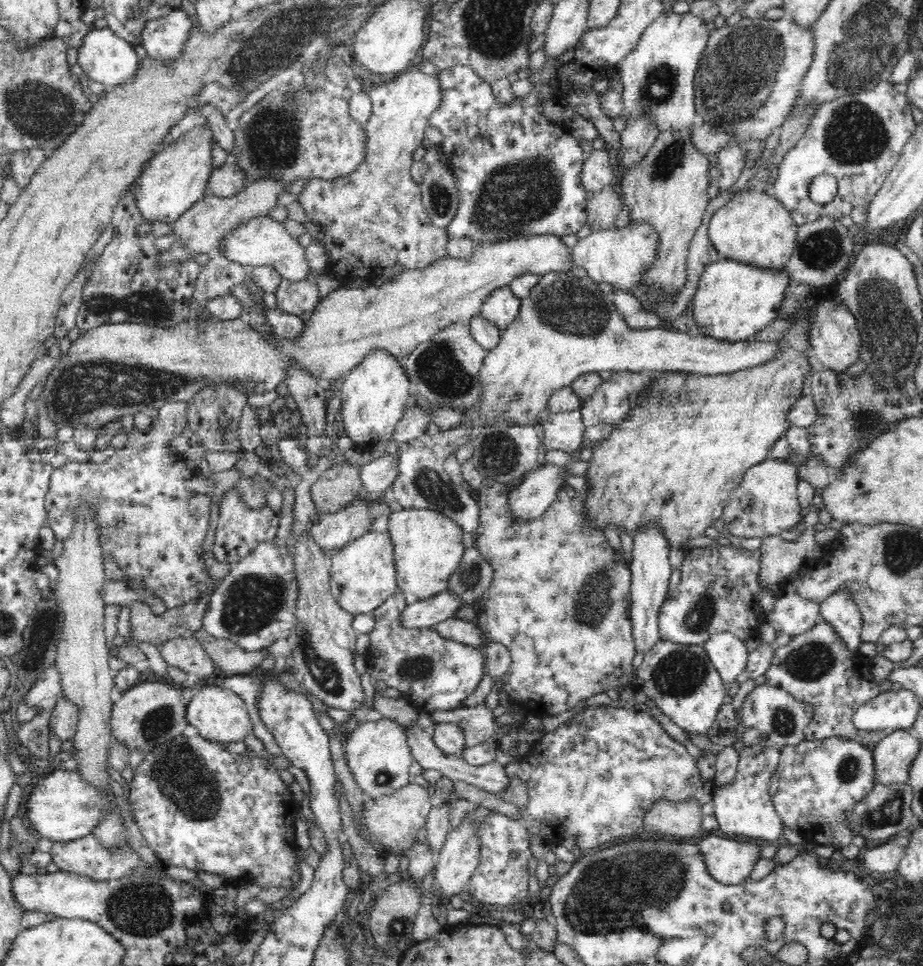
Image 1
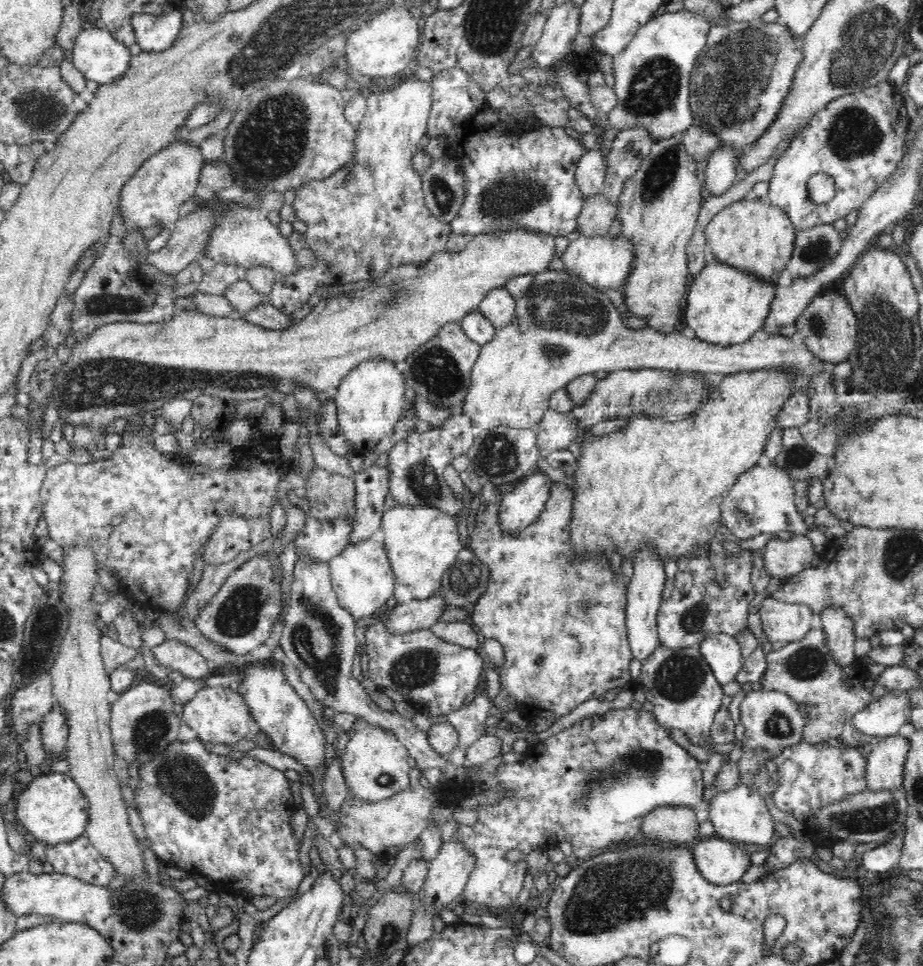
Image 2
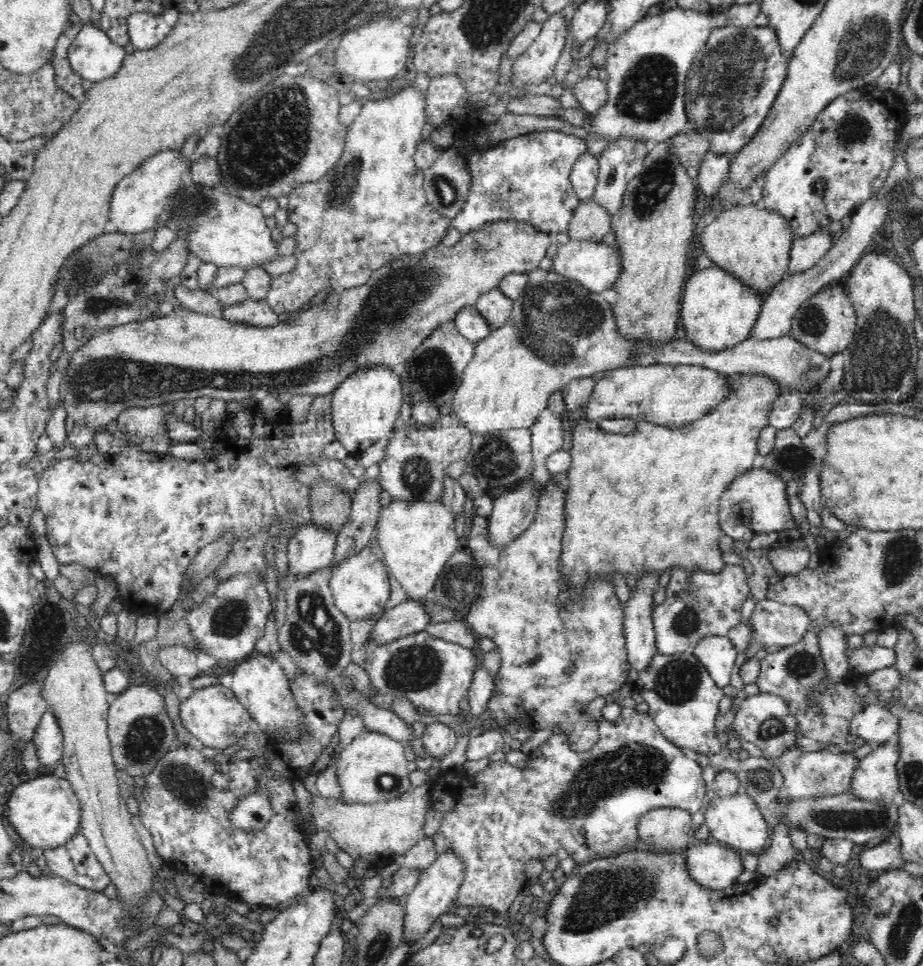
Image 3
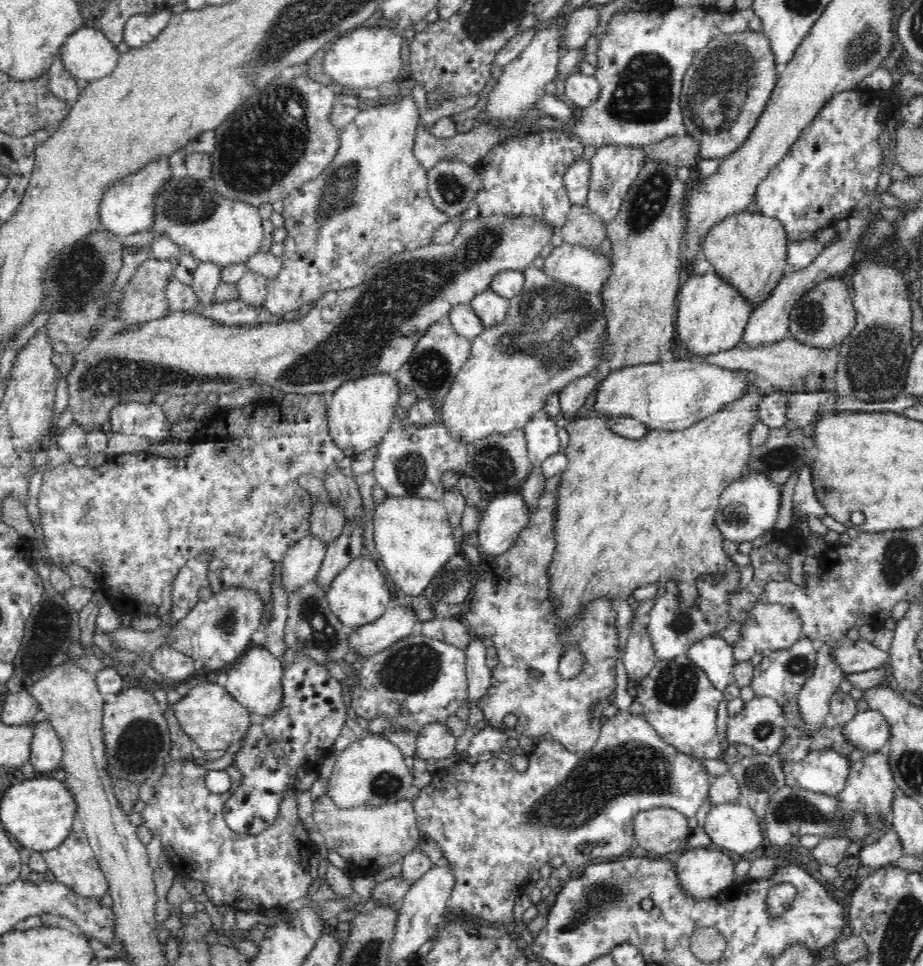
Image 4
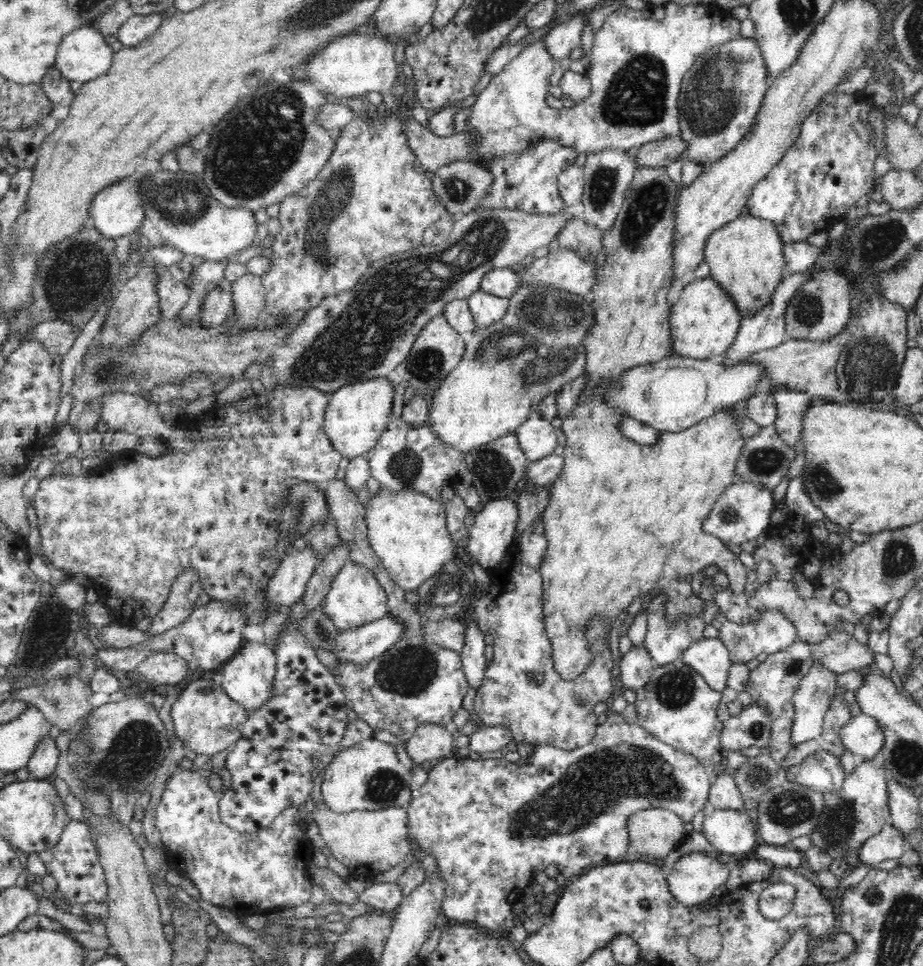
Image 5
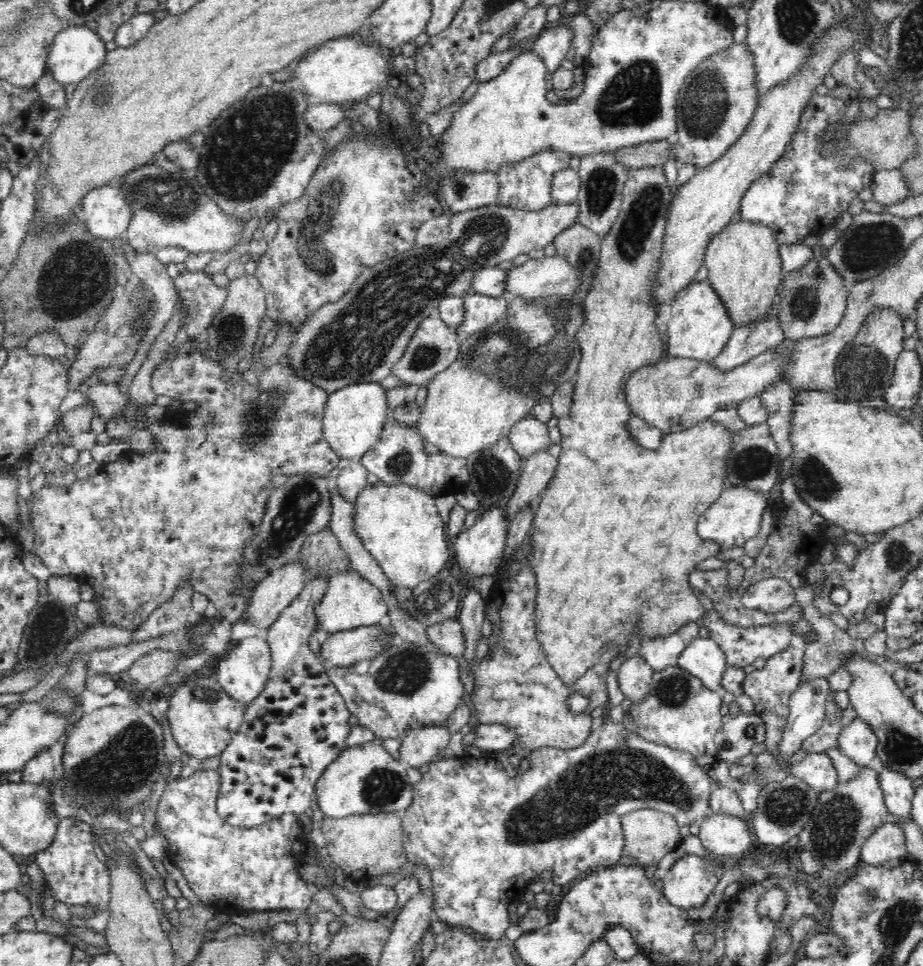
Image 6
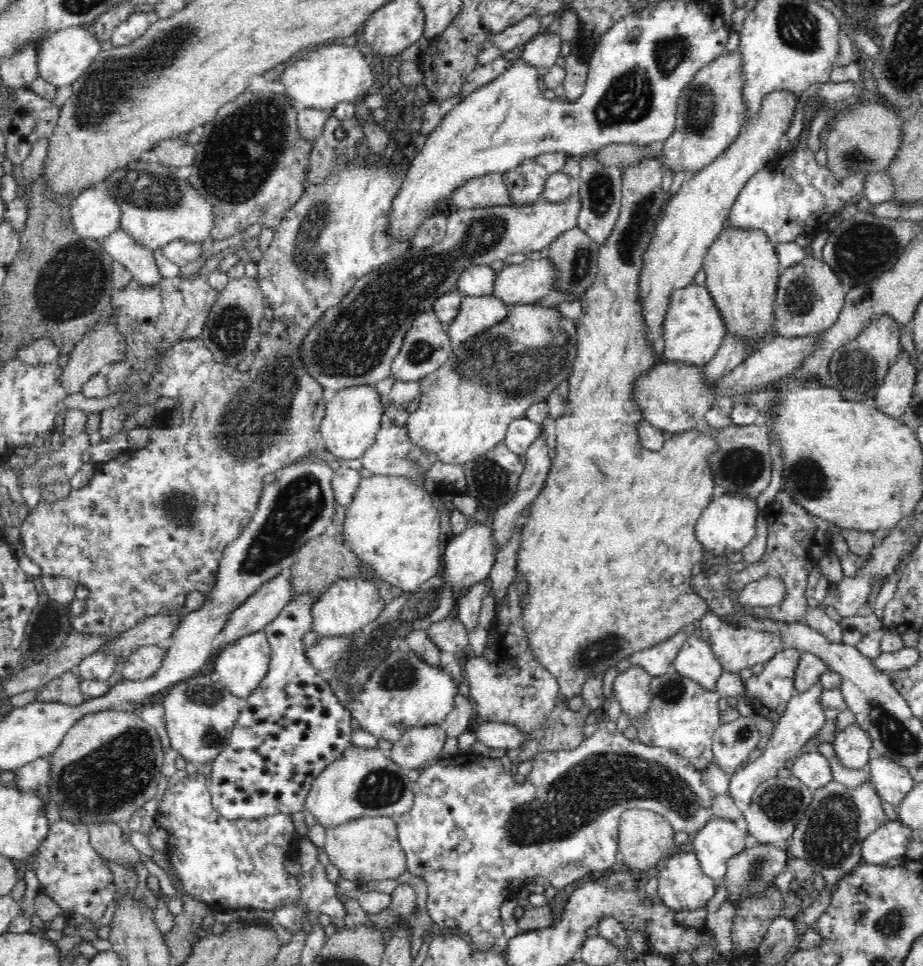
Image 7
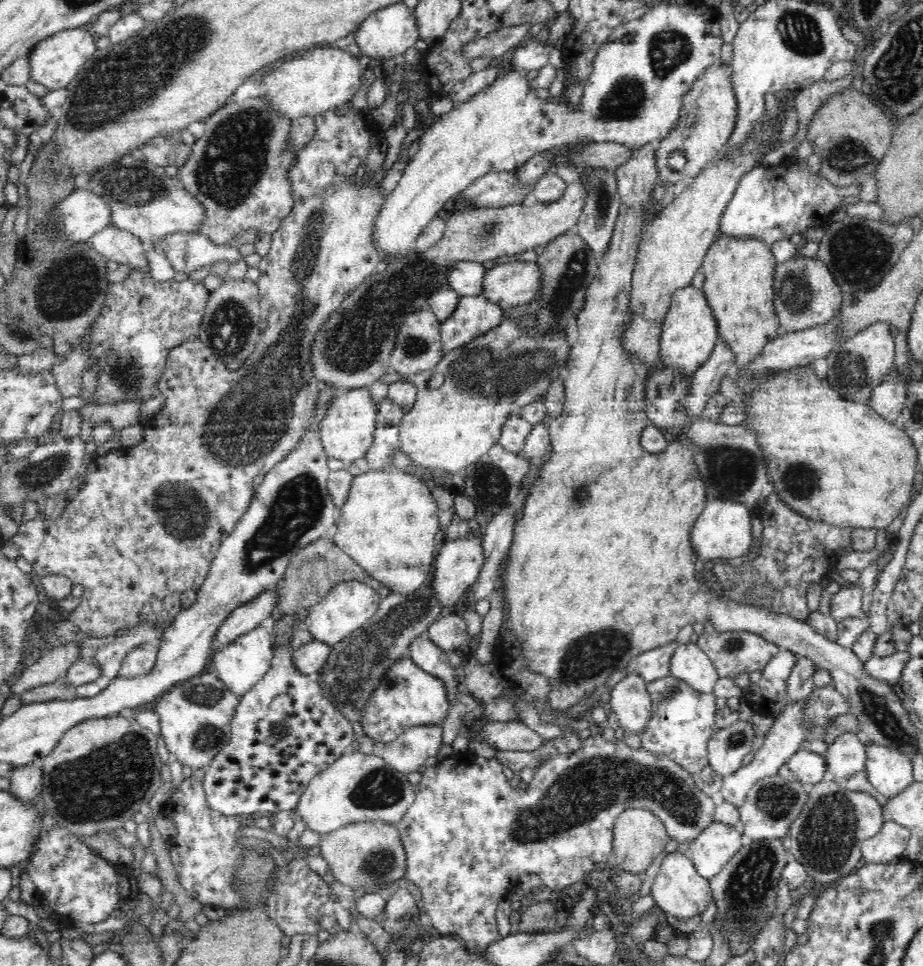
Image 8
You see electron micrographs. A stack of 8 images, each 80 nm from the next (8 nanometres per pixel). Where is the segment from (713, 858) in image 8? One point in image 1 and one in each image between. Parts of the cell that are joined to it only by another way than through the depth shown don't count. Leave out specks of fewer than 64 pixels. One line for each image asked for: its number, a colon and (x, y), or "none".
1: (744, 807)
2: (739, 814)
3: (736, 820)
4: (734, 826)
5: (731, 832)
6: (721, 834)
7: (719, 839)

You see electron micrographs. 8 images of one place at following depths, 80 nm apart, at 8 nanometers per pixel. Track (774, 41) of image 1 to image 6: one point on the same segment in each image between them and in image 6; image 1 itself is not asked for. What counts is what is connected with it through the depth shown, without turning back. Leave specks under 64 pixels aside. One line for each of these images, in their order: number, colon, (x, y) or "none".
2: (745, 72)
3: (735, 79)
4: (725, 90)
5: (721, 95)
6: (718, 99)

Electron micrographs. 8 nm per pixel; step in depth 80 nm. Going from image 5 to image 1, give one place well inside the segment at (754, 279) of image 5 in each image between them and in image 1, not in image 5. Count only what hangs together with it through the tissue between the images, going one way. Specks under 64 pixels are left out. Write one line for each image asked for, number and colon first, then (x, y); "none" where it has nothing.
1: (754, 227)
2: (751, 235)
3: (754, 243)
4: (748, 249)

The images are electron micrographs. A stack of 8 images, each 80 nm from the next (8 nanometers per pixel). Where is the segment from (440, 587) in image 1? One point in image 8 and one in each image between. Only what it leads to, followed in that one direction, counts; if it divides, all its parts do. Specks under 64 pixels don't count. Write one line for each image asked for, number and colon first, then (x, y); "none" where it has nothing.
2: (423, 542)
3: (417, 539)
4: (414, 537)
5: (409, 531)
6: (401, 527)
7: (394, 525)
8: (388, 524)

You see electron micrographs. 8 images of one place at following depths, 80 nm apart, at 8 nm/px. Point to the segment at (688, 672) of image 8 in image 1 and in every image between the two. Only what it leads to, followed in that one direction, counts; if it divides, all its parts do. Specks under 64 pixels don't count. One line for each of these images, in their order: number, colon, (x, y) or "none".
1: (729, 653)
2: (723, 653)
3: (717, 652)
4: (713, 654)
5: (710, 657)
6: (704, 657)
7: (697, 659)

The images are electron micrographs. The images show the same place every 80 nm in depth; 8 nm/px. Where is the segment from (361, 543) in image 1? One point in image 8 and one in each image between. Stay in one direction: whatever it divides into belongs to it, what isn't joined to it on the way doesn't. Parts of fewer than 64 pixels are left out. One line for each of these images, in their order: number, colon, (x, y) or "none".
2: (362, 577)
3: (361, 588)
4: (360, 593)
5: (356, 598)
6: (351, 601)
7: (348, 604)
8: (350, 604)

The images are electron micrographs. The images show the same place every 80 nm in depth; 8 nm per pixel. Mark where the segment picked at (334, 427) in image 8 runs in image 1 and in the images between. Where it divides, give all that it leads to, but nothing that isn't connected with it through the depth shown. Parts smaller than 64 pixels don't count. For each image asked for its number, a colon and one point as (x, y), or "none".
1: (375, 394)
2: (371, 398)
3: (365, 407)
4: (360, 412)
5: (358, 413)
6: (355, 416)
7: (352, 418)

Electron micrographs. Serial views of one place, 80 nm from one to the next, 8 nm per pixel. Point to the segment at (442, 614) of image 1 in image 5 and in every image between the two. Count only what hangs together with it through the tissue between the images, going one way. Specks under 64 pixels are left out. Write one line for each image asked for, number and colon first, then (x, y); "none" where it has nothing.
2: (420, 614)
3: (410, 616)
4: (397, 622)
5: (359, 644)

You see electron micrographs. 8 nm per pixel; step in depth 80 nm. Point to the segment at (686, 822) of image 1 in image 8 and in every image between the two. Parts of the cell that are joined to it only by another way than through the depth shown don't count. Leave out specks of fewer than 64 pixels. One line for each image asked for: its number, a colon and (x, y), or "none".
2: (678, 824)
3: (666, 829)
4: (663, 831)
5: (654, 833)
6: (649, 834)
7: (644, 835)
8: (639, 835)

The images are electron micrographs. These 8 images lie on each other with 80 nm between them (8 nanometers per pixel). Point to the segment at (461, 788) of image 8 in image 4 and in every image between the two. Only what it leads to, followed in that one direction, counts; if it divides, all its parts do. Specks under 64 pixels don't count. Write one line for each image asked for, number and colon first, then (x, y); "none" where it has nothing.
4: (494, 824)
5: (492, 826)
6: (484, 836)
7: (475, 837)

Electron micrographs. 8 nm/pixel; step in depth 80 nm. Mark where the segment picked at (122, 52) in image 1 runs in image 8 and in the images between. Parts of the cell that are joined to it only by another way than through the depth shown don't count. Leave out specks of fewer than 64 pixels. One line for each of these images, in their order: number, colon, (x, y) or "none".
2: (98, 54)
3: (93, 55)
4: (87, 53)
5: (83, 55)
6: (78, 51)
7: (66, 54)
8: (55, 61)

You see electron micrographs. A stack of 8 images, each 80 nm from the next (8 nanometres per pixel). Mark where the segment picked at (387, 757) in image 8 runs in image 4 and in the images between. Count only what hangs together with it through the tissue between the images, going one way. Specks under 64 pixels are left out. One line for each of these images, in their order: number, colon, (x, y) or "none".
4: (436, 740)
5: (431, 741)
6: (426, 744)
7: (418, 745)

